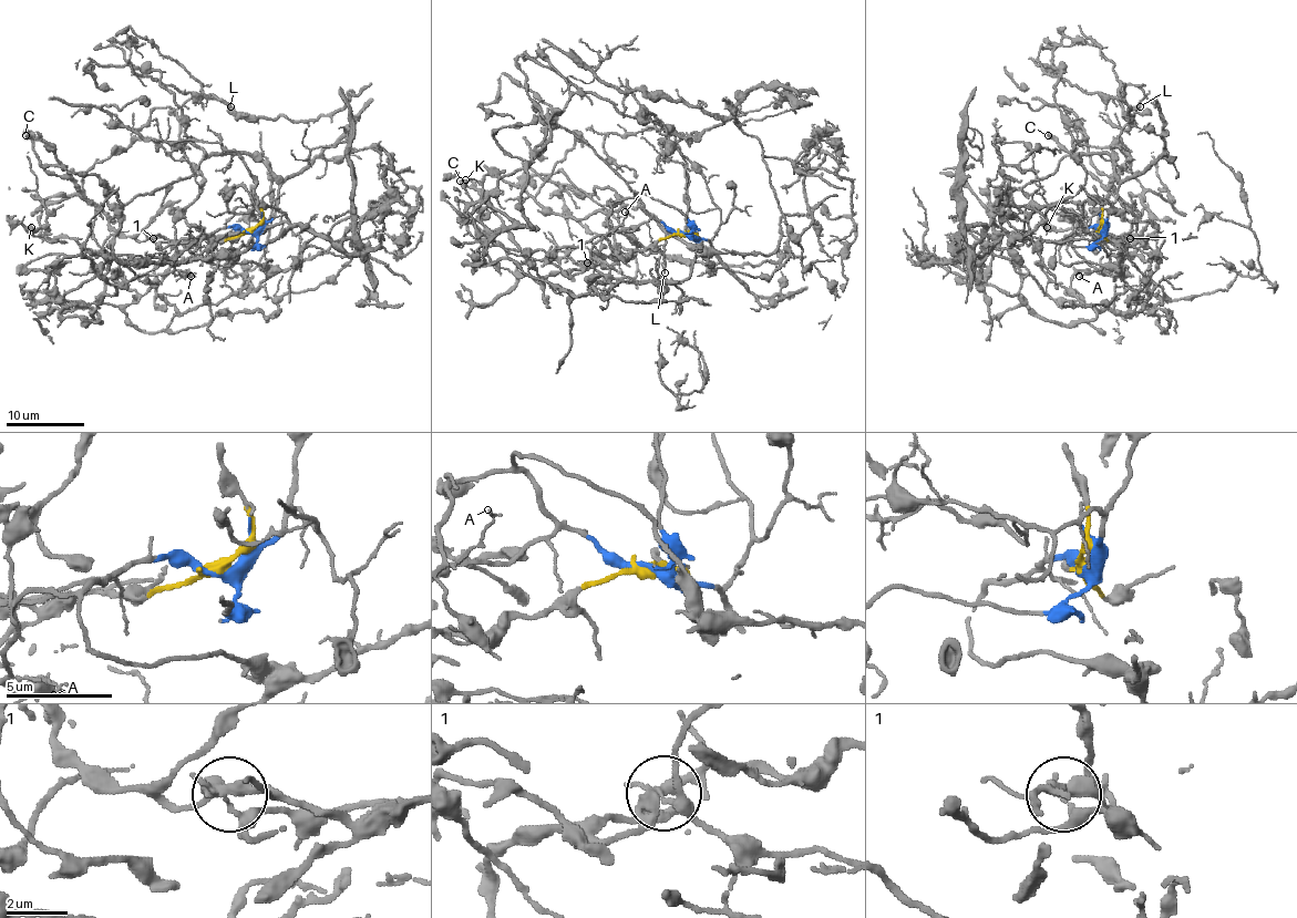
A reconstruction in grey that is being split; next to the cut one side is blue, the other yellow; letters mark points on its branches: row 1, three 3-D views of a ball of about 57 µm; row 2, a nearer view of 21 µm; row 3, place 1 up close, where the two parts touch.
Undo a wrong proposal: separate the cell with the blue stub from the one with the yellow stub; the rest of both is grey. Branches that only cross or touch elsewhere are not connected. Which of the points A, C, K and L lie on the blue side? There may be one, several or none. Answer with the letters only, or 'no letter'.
A, L

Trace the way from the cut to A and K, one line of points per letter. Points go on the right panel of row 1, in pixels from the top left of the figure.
A: (1101, 230), (1088, 228), (1066, 238), (1099, 269), (1079, 277)
K: (1101, 230), (1109, 241), (1142, 241), (1150, 210), (1138, 195), (1130, 197), (1138, 215), (1117, 239), (1047, 226)

